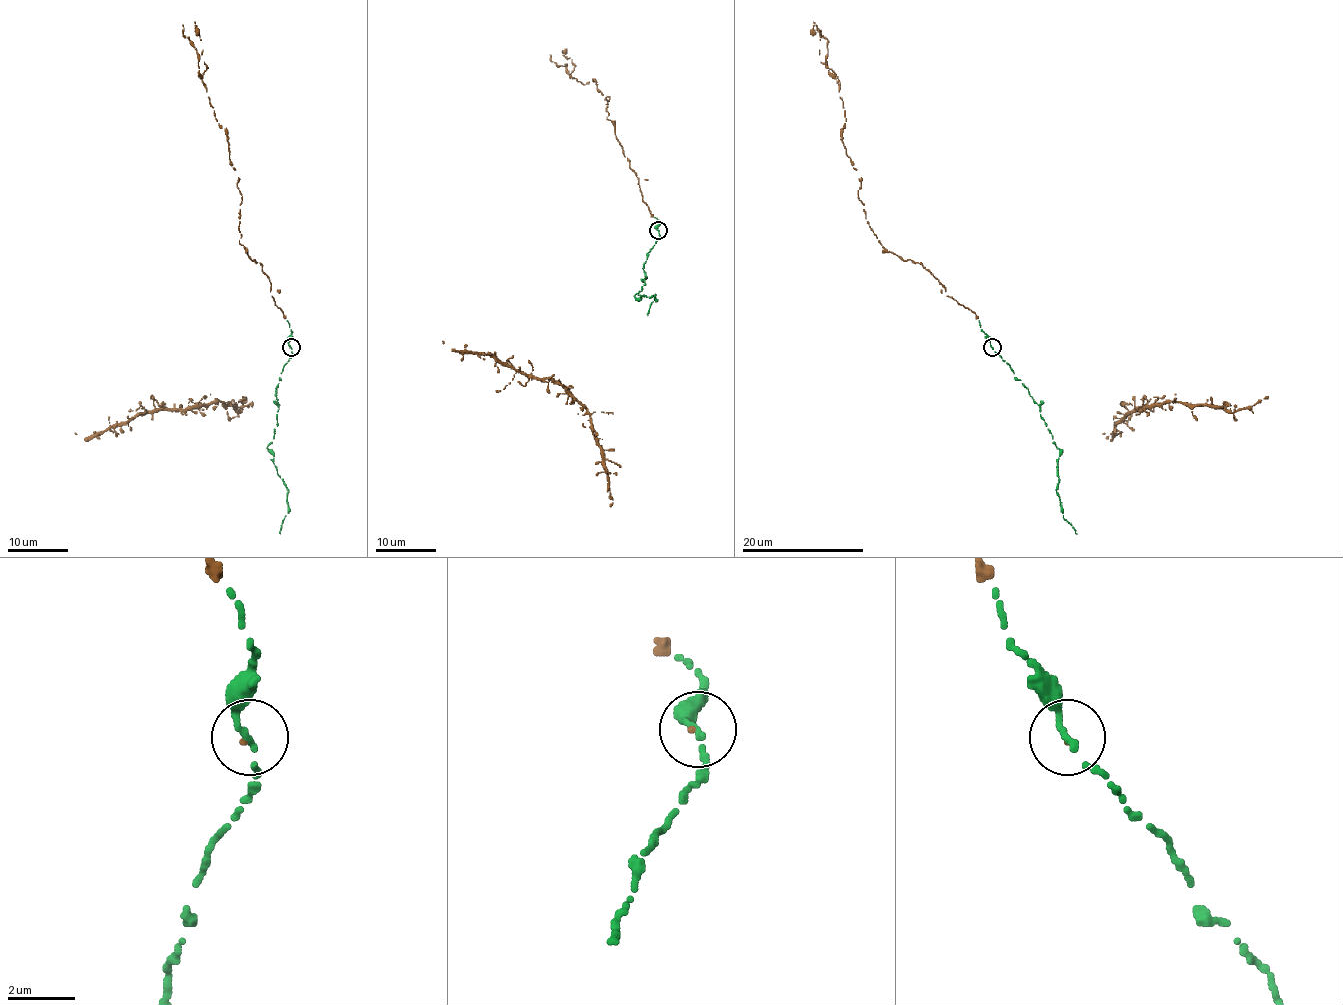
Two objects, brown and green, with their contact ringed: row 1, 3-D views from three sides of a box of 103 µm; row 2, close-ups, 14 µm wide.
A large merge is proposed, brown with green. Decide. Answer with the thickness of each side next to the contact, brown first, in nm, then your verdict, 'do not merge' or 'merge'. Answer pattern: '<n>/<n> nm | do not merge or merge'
70/170 nm | merge

